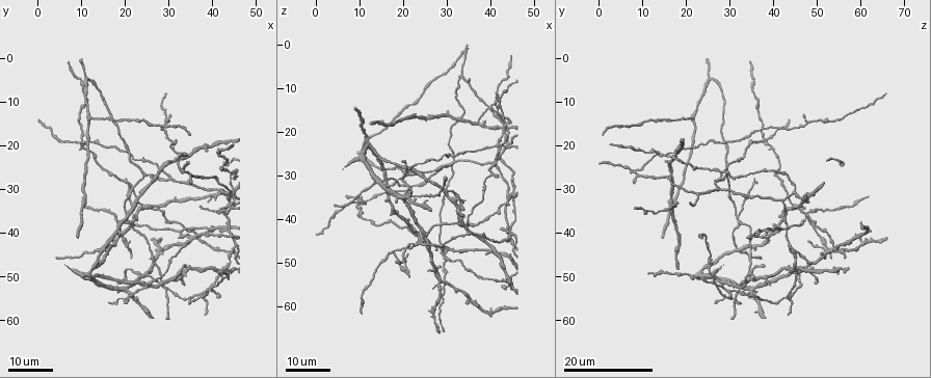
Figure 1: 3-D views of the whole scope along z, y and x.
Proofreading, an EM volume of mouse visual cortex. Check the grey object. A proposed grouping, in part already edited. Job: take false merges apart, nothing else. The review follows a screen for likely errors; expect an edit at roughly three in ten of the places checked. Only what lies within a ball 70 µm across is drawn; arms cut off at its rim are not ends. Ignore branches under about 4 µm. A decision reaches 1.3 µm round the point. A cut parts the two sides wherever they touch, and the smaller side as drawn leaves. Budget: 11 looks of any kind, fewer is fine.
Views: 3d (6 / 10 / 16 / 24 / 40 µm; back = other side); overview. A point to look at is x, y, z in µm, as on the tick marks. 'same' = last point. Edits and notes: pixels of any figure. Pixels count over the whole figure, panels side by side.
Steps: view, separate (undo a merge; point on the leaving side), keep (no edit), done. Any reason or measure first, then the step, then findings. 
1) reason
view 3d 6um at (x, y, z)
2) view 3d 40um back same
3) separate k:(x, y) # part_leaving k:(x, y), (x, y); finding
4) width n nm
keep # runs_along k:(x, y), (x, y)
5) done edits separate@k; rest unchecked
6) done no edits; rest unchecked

a fork
view 3d 24um at (32.5, 40.0, 40.5)

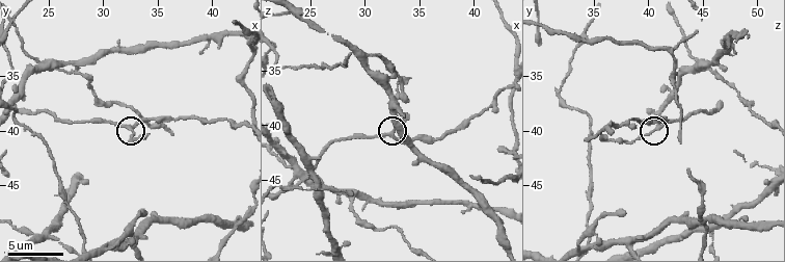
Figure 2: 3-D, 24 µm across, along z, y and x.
view 3d 6um at (32.8, 39.8, 40.8)

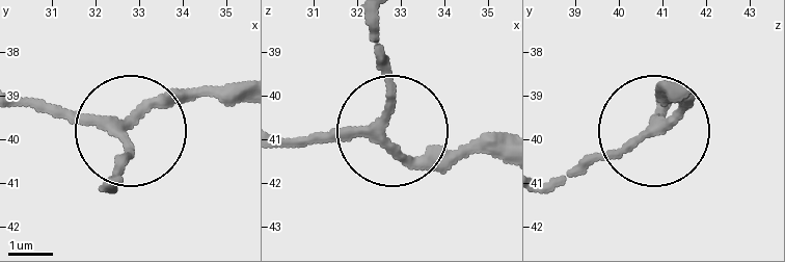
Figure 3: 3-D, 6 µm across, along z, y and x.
arms 3
keep # one neuron here

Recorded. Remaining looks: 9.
view 3d 24um at (18.5, 36.0, 47.0)

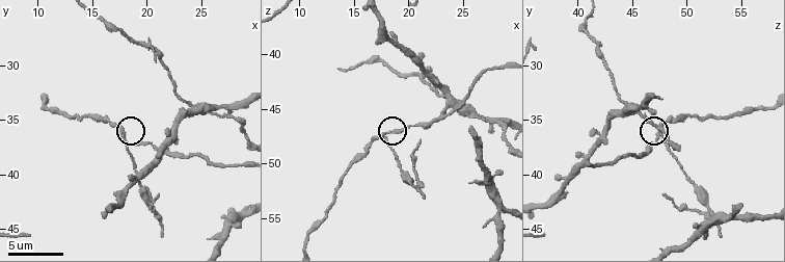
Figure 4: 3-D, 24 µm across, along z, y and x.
view 3d 6um at (18.0, 36.2, 47.8)

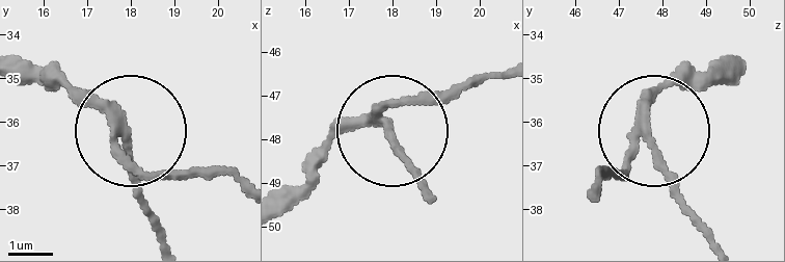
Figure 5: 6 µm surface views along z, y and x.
arms 3
separate 5:(141, 195) # two neurons meet here

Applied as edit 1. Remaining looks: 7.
four arms meet
view 3d 16um at (27.4, 34.0, 46.4)

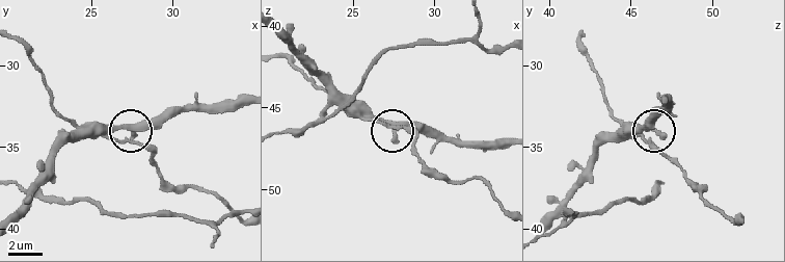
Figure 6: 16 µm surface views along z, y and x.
side_arm 27 um
keep # runs_along 6:(281, 40), (415, 142); one neuron here

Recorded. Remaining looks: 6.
three-way junction
view 3d 16um at (34.5, 54.5, 43.0)

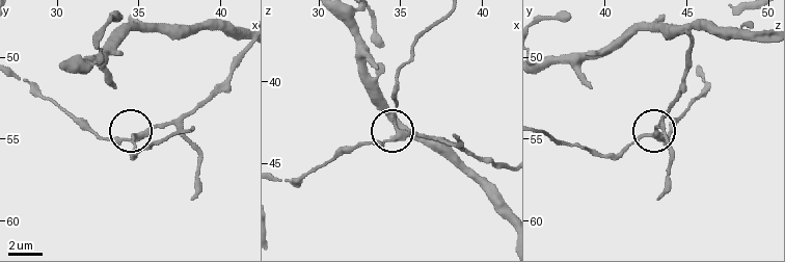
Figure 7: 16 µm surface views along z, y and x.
view 3d 6um at (34.7, 54.7, 42.9)

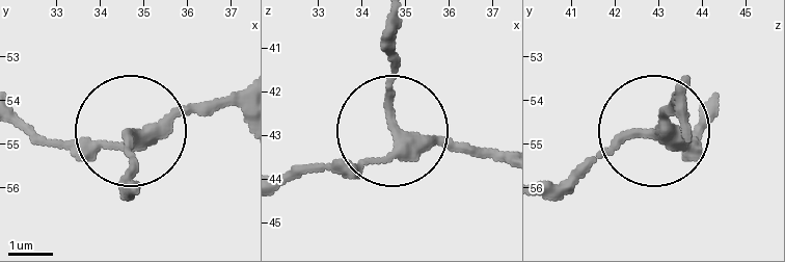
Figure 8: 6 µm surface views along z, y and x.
arms 3
keep # one neuron here

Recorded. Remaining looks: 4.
side arm on a straight run
view 3d 24um at (40.0, 35.0, 14.5)

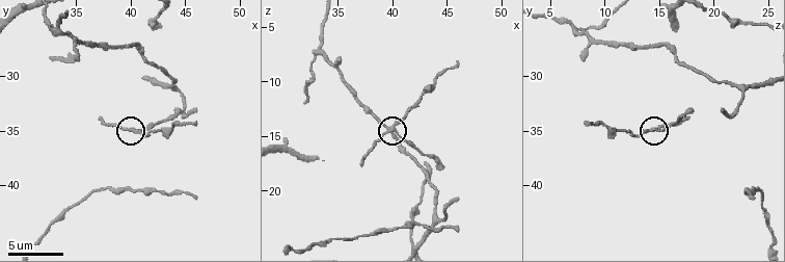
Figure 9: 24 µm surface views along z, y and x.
zoom in
view 3d 6um at (39.8, 35.0, 14.4)

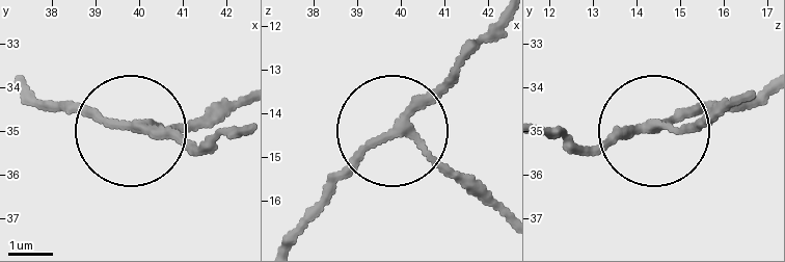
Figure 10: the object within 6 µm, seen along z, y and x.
side_arm 5 um
keep # all the same neuron

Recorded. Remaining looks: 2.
done edits separate@5; rest unchecked

